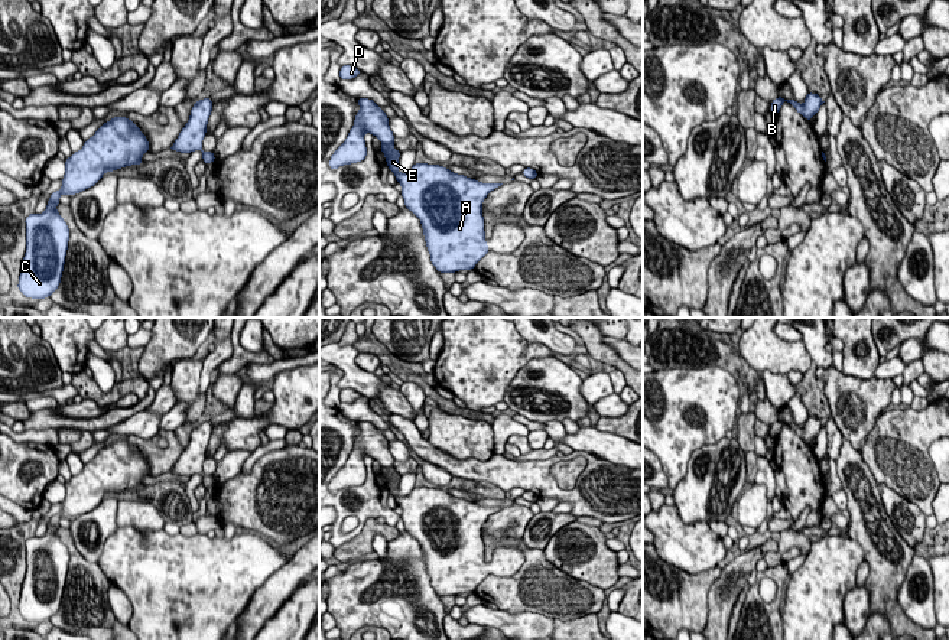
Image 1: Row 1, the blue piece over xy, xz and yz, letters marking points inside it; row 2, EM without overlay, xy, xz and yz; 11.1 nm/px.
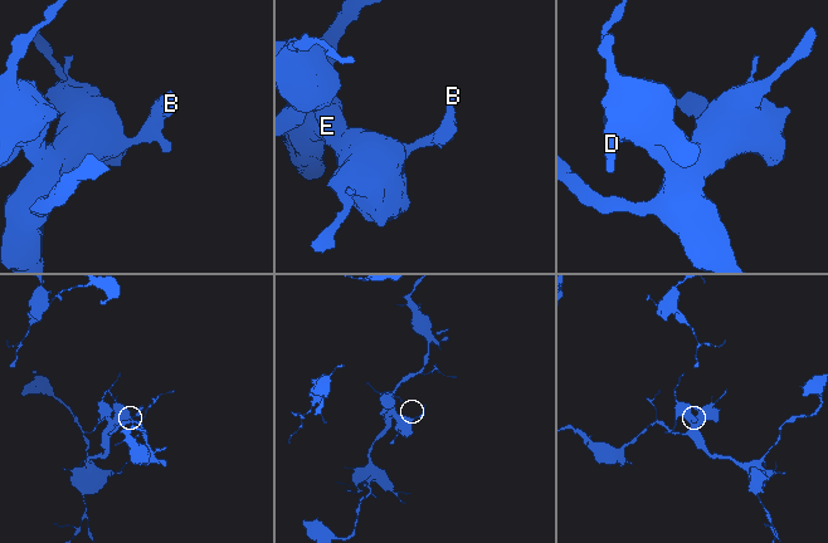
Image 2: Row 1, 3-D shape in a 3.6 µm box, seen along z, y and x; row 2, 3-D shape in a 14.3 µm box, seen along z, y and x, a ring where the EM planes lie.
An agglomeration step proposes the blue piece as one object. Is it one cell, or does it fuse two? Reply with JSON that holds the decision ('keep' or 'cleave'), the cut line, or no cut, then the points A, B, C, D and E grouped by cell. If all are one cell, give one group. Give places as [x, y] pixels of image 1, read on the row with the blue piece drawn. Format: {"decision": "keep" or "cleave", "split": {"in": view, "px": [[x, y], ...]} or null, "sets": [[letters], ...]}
{"decision": "keep", "split": null, "sets": [["A", "B", "C", "D", "E"]]}

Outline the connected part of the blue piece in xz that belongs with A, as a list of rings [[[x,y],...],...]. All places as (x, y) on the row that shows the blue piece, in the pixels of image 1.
[[[357,98],[360,111],[345,141],[334,152],[329,167],[337,170],[339,166],[363,162],[367,157],[364,134],[370,133],[381,141],[381,152],[387,160],[389,170],[402,185],[404,205],[422,224],[426,248],[430,263],[439,273],[456,273],[472,270],[475,264],[490,251],[485,241],[482,202],[487,195],[503,183],[482,183],[451,172],[441,165],[415,163],[406,173],[399,172],[400,152],[393,147],[394,134],[389,126],[386,113],[370,98]]]

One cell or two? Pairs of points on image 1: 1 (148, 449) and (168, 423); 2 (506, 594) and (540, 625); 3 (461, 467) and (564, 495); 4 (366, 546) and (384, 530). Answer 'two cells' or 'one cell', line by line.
1: two cells
2: two cells
3: one cell
4: one cell

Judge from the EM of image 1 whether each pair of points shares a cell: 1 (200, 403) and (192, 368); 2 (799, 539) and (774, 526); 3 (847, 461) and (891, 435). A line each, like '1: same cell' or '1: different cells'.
1: same cell
2: different cells
3: different cells

